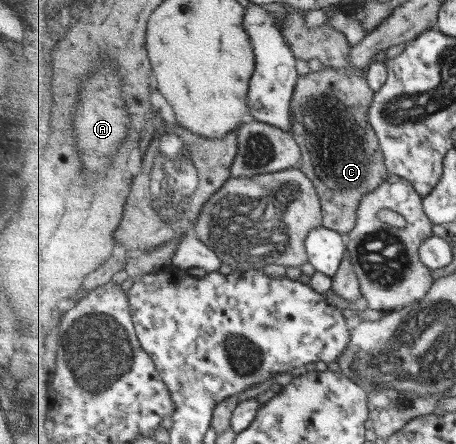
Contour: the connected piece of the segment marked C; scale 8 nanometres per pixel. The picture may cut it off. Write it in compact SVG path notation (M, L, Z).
M326 67L324 70L311 71L308 75L300 75L292 98L292 132L303 151L303 162L298 167L316 182L328 229L338 230L343 235L356 227L360 204L364 197L372 193L372 190L378 189L390 176L379 137L369 120L374 97L375 91L367 78L363 79L345 69Z

